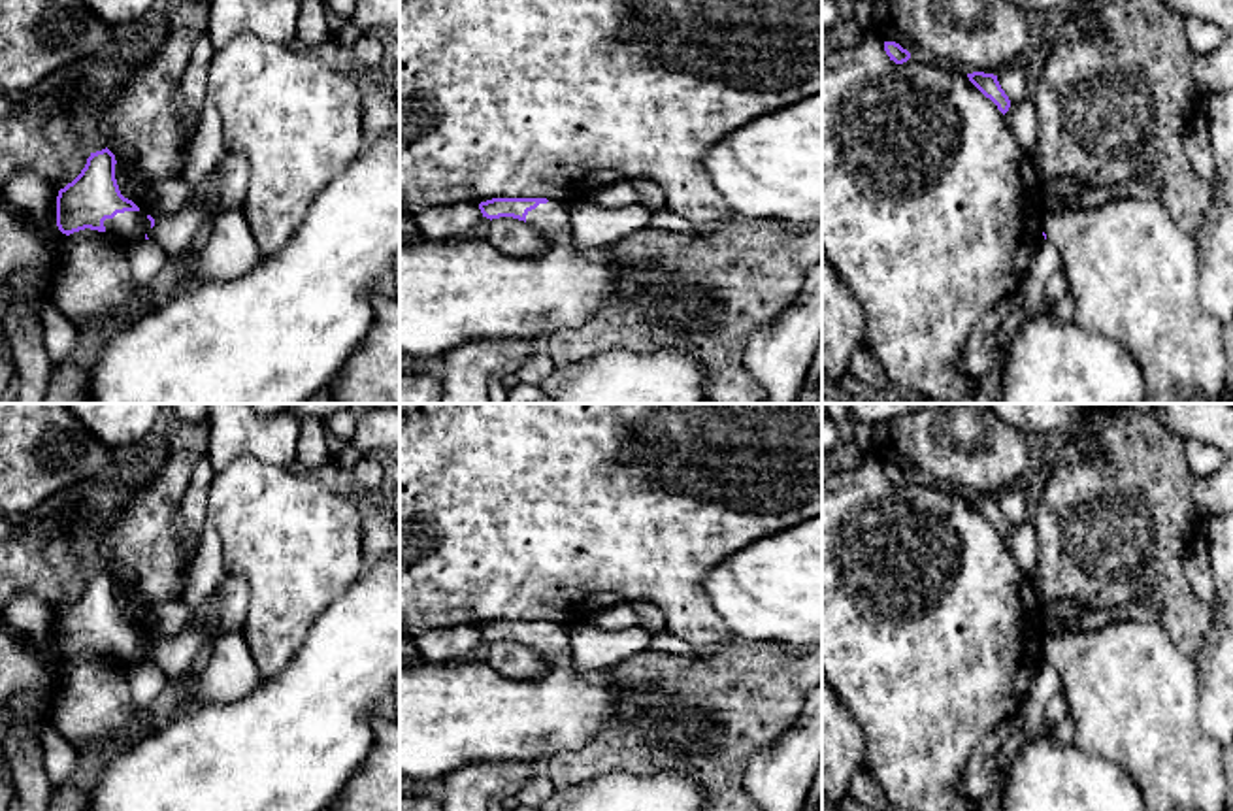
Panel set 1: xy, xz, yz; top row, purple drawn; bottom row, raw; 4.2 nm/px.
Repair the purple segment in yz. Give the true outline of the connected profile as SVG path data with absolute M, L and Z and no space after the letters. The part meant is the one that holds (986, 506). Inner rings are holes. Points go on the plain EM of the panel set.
M973 494L967 496L969 504L986 519L990 521L997 532L1005 538L1011 530L1011 522L1001 511L997 498L984 496L984 494Z

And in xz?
M492 621L479 626L483 639L513 639L543 656L537 677L517 681L488 662L400 666L400 779L432 781L477 762L530 762L581 751L616 724L620 698L607 668L581 673L573 666L571 628L547 621Z

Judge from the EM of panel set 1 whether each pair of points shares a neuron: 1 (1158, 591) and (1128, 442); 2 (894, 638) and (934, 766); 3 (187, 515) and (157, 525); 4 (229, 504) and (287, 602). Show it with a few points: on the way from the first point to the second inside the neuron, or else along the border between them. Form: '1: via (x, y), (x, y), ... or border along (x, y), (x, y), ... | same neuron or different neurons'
1: via (1137, 553), (1137, 479) | same neuron
2: via (922, 670), (922, 734) | same neuron
3: border along (191, 478), (172, 523), (172, 532), (178, 538) | different neurons
4: via (253, 529), (287, 562), (287, 578) | same neuron

